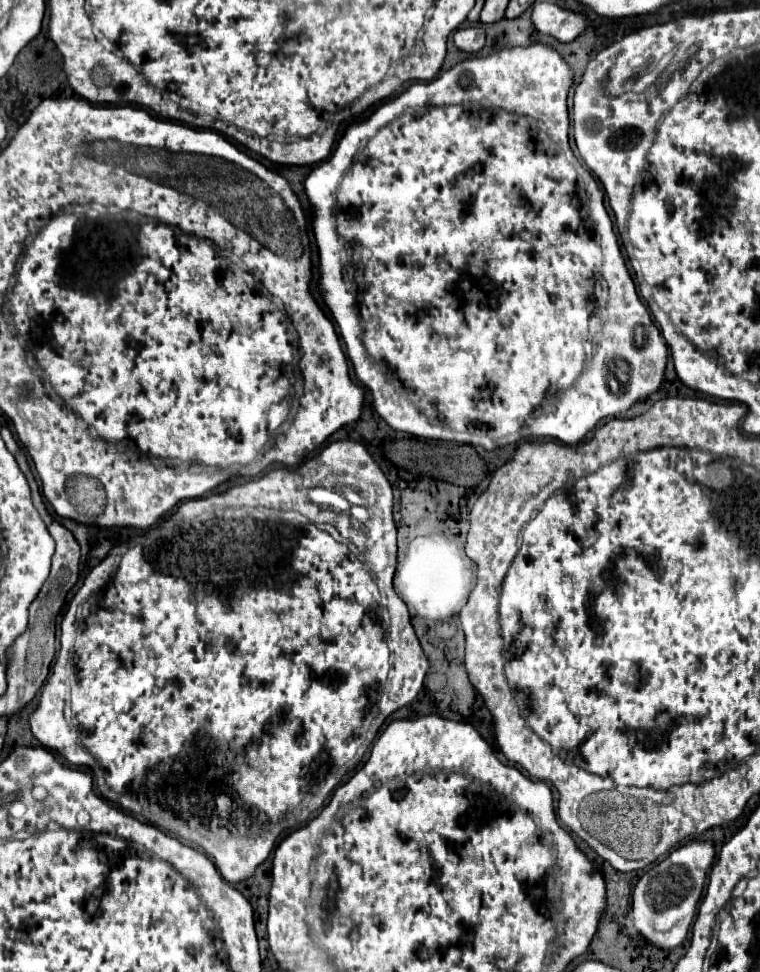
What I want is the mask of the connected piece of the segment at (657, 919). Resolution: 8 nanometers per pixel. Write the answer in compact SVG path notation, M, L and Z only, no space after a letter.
M692 839L672 851L664 861L644 873L632 893L634 927L656 947L674 949L684 943L696 915L696 905L702 897L706 875L716 861L714 841Z

